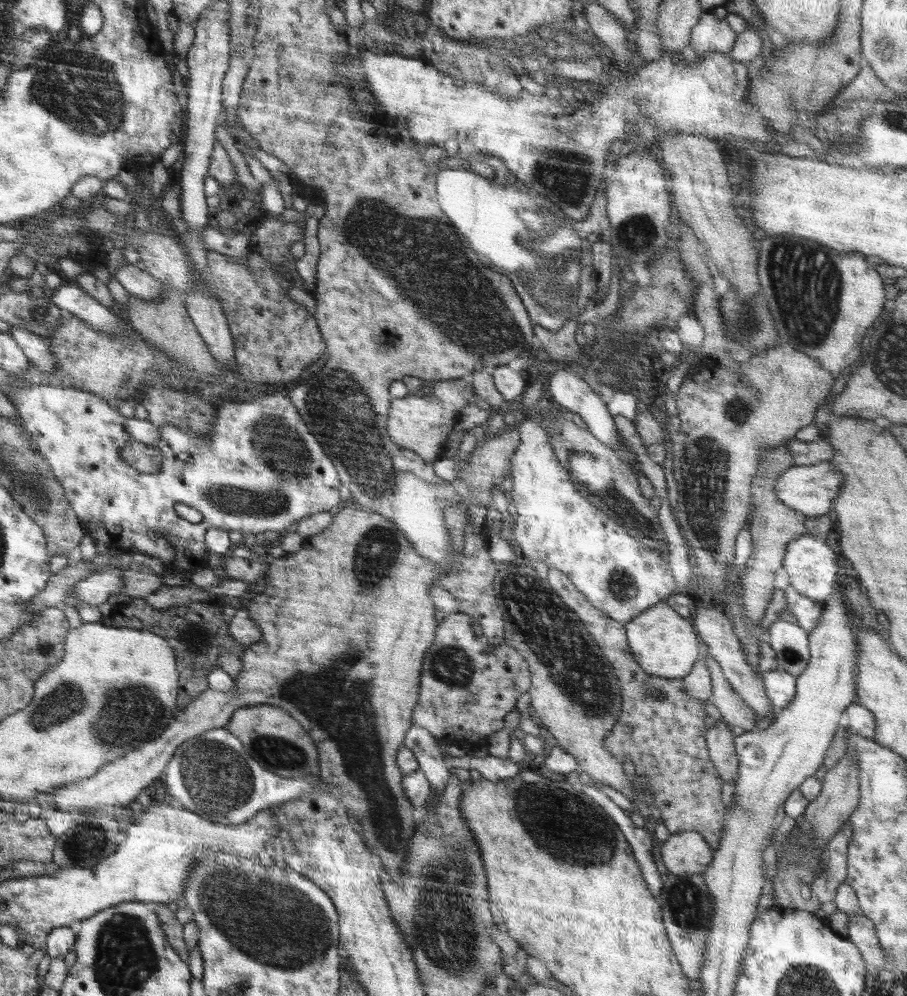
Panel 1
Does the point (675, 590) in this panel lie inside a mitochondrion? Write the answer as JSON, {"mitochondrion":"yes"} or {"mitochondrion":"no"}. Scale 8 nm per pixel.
{"mitochondrion":"no"}

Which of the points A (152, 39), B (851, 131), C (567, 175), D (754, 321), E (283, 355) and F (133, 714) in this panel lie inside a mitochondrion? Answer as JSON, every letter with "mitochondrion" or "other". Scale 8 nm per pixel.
{"A":"other","B":"mitochondrion","C":"mitochondrion","D":"mitochondrion","E":"other","F":"mitochondrion"}

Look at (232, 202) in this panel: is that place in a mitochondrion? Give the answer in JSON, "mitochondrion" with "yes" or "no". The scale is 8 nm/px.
{"mitochondrion":"no"}

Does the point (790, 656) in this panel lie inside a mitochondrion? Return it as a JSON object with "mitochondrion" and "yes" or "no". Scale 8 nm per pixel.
{"mitochondrion":"yes"}

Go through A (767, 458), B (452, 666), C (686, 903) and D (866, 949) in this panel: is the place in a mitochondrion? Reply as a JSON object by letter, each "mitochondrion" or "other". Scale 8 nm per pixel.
{"A":"other","B":"mitochondrion","C":"mitochondrion","D":"other"}

